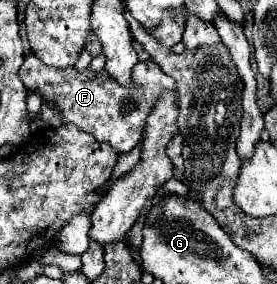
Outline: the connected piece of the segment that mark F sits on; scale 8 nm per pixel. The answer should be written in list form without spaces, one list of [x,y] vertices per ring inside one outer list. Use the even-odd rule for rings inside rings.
[[[34,53],[24,59],[20,79],[28,89],[42,95],[44,103],[54,103],[62,111],[62,123],[72,123],[78,129],[94,135],[98,141],[110,143],[118,153],[128,153],[142,133],[142,125],[164,89],[174,89],[174,79],[164,75],[154,61],[138,61],[134,65],[132,81],[136,87],[122,87],[106,73],[94,75],[92,71],[78,73],[76,69],[48,67]]]

